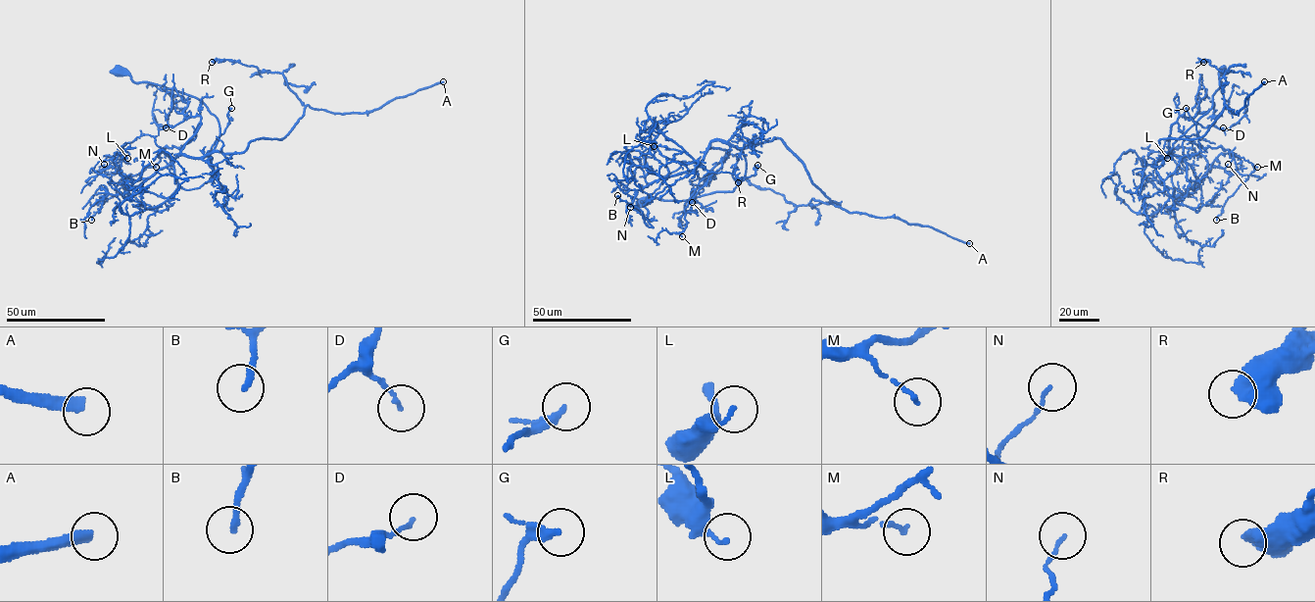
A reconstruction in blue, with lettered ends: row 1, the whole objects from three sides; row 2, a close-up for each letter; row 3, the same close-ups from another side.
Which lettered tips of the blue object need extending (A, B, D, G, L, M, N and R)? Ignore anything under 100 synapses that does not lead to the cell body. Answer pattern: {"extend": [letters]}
{"extend": ["A"]}

